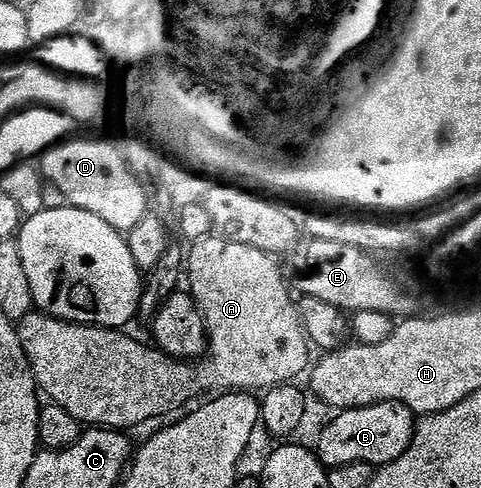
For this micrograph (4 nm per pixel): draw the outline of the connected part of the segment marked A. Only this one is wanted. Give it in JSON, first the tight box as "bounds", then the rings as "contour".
{"bounds":[18,237,309,429],"contour":[[[222,237],[197,239],[190,247],[191,252],[185,255],[185,279],[191,282],[189,294],[207,328],[206,352],[194,365],[173,359],[154,346],[146,347],[123,335],[127,333],[119,329],[66,323],[63,319],[54,319],[42,313],[32,313],[18,320],[19,340],[25,349],[25,357],[35,376],[38,390],[44,396],[47,394],[54,406],[77,417],[80,425],[91,429],[139,427],[150,419],[159,419],[169,414],[178,403],[187,403],[202,391],[259,393],[279,383],[298,380],[298,375],[308,370],[309,340],[303,331],[303,324],[299,322],[299,309],[284,282],[280,264],[261,249],[228,243]]]}

